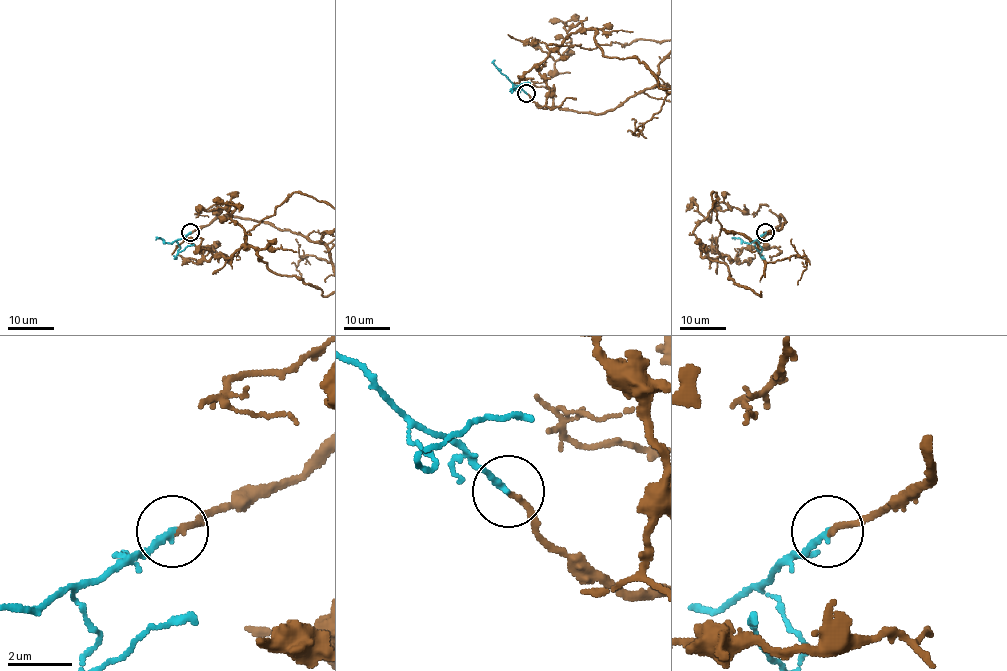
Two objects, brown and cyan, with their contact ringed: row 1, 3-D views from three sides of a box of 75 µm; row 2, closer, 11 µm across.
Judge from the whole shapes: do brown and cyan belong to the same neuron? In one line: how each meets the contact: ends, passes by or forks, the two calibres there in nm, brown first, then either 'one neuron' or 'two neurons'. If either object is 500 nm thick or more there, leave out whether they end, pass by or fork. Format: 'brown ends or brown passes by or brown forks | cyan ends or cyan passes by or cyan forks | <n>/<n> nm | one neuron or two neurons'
brown ends | cyan ends | 160/200 nm | one neuron

